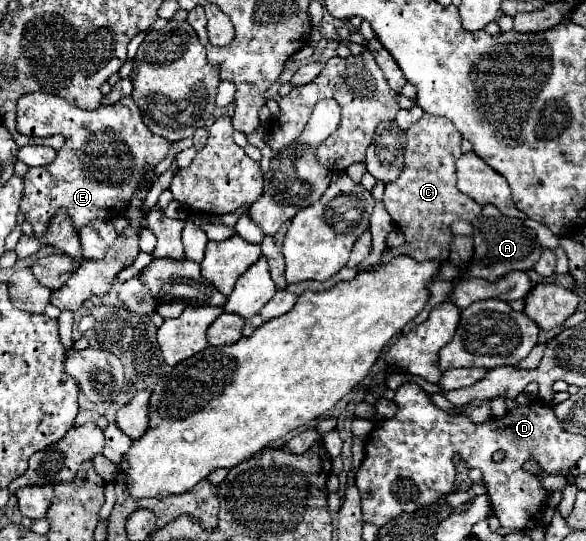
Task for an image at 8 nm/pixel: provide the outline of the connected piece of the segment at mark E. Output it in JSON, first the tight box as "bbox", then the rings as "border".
{"bbox":[17,94,173,238],"border":[[[25,94],[17,102],[17,122],[21,122],[25,108],[55,110],[55,118],[61,118],[59,132],[65,136],[63,148],[57,150],[57,156],[49,166],[29,168],[23,176],[25,194],[21,200],[21,212],[33,226],[37,238],[47,234],[57,212],[69,214],[77,234],[83,226],[95,220],[105,222],[121,216],[127,210],[131,196],[139,190],[145,176],[143,170],[147,166],[155,168],[173,148],[173,142],[155,136],[145,126],[141,110],[133,98],[121,98],[117,104],[99,106],[97,110],[81,110],[63,98],[51,98],[49,104],[41,106],[41,94]]]}

